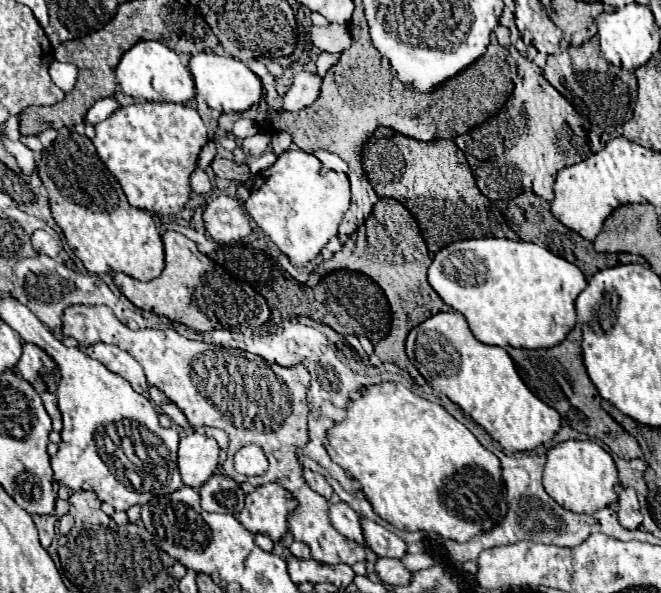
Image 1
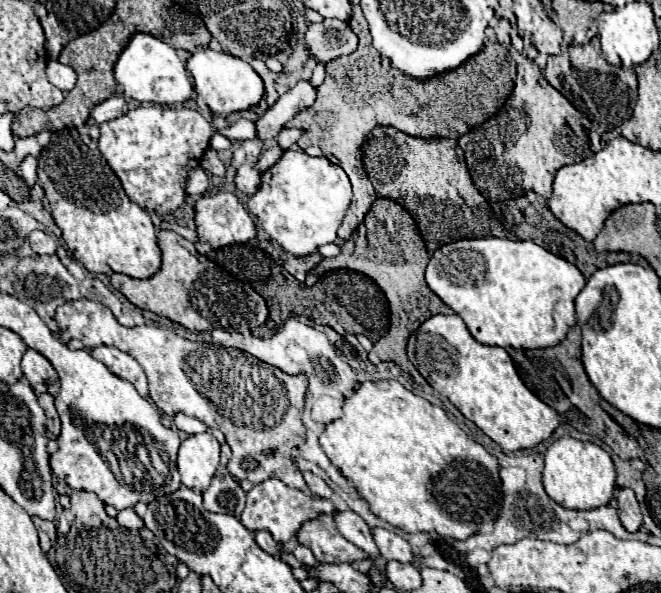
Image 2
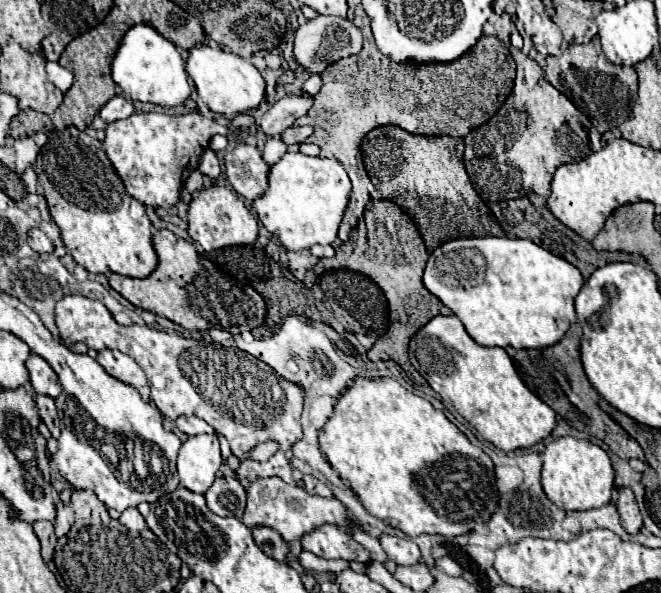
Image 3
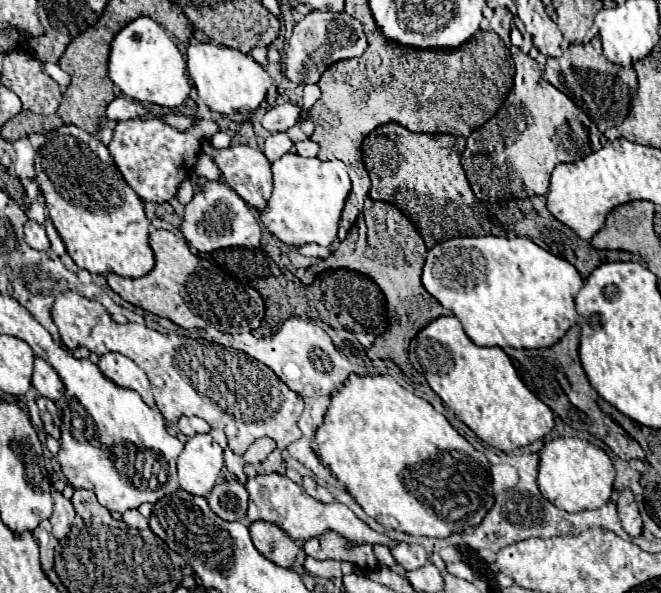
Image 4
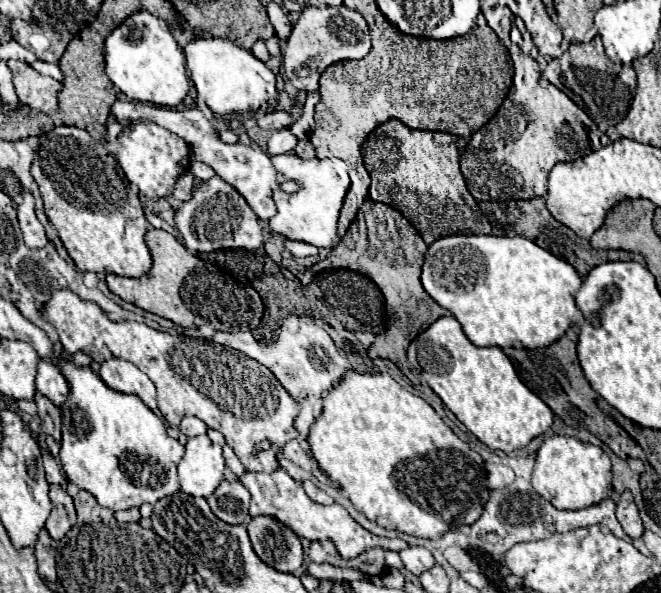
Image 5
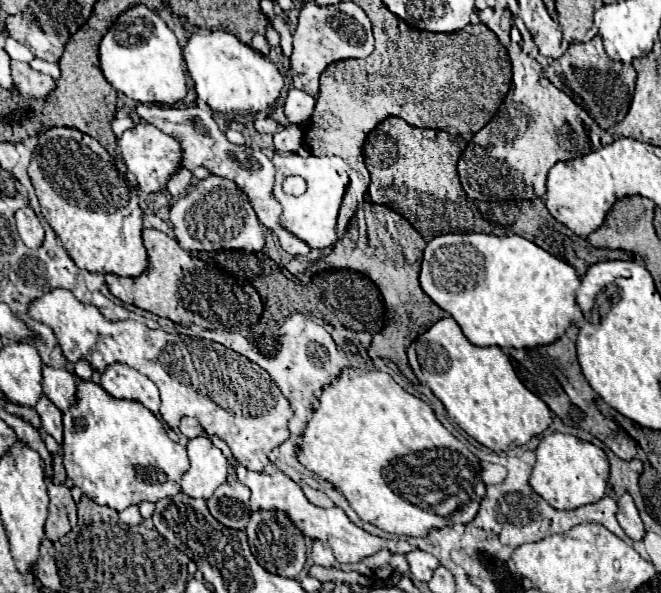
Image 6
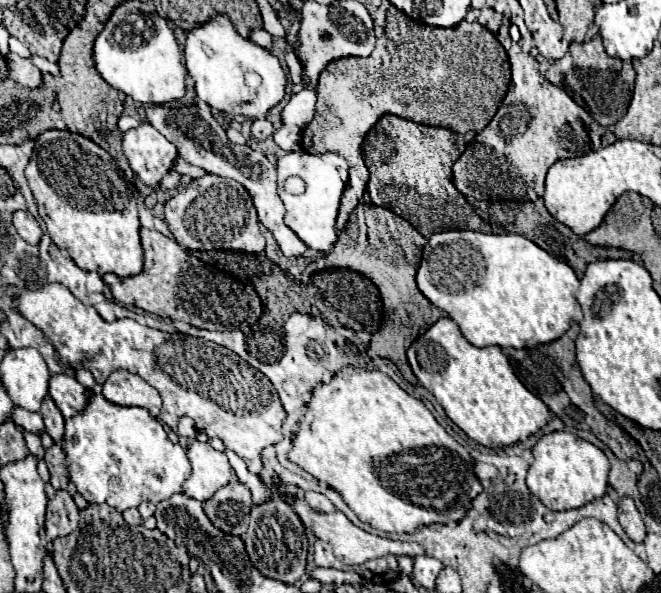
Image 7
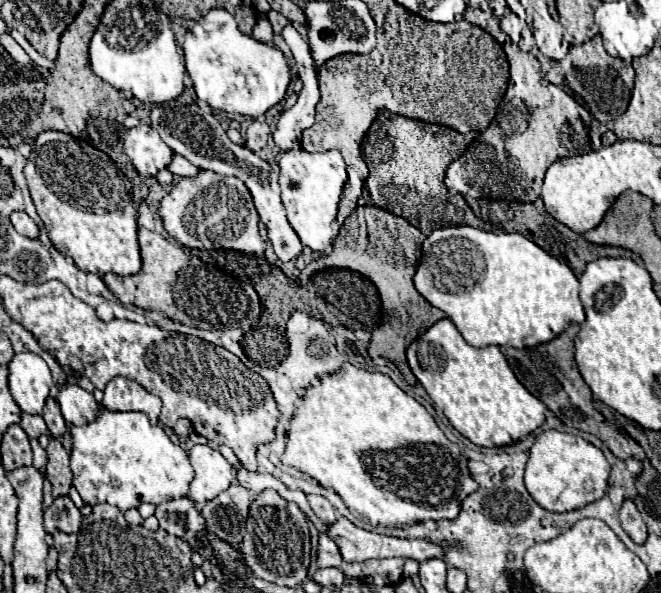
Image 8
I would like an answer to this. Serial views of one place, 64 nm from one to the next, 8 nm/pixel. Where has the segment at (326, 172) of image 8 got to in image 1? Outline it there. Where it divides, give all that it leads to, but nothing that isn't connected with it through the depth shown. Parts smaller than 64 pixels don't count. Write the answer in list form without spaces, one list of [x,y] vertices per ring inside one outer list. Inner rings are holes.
[[[286,150],[282,156],[278,156],[272,168],[258,172],[250,188],[250,198],[244,202],[246,212],[260,226],[260,230],[290,258],[292,266],[306,266],[310,260],[314,260],[320,254],[320,250],[328,244],[328,240],[336,236],[338,224],[344,212],[348,210],[348,206],[350,206],[348,176],[338,174],[334,170],[322,172],[322,162],[304,150]]]

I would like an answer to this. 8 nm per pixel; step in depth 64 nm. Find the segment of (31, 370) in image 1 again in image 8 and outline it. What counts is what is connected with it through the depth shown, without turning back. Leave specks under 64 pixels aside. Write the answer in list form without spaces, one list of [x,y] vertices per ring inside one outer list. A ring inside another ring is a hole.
[[[60,384],[56,402],[62,410],[62,416],[66,424],[86,424],[96,418],[98,412],[98,402],[94,396],[86,390],[82,390],[78,384]]]

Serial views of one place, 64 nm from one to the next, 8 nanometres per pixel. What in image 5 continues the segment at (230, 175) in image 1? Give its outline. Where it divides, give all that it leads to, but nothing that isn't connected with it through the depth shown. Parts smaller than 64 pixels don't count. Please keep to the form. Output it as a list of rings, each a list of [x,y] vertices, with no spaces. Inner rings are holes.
[[[196,162],[196,164],[192,164],[192,174],[194,174],[198,180],[210,180],[216,172],[214,172],[208,164],[204,164],[204,162]]]

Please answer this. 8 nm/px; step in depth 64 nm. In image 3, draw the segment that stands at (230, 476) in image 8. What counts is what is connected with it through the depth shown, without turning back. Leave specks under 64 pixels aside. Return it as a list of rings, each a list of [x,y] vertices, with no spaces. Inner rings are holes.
[[[214,434],[190,436],[178,454],[180,486],[204,494],[212,486],[220,464],[220,444]]]

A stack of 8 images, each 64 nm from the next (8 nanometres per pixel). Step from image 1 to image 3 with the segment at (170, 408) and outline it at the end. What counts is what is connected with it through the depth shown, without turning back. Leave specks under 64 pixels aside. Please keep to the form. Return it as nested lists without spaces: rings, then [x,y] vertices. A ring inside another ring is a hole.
[[[178,416],[178,418],[176,418],[176,426],[178,426],[180,432],[184,432],[184,434],[188,434],[188,436],[212,432],[212,428],[210,428],[204,420],[200,420],[200,418],[196,418],[196,416]]]

